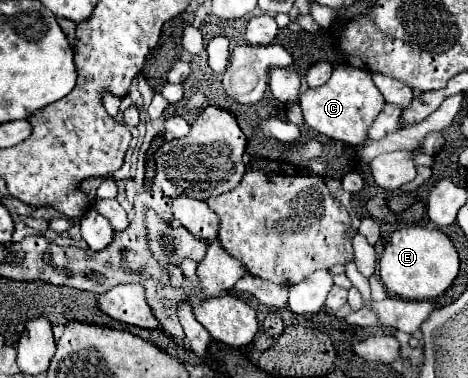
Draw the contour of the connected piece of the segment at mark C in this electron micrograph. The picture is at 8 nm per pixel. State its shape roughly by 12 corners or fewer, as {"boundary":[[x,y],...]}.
{"boundary":[[338,65],[300,95],[306,123],[358,145],[384,109],[362,69]]}

